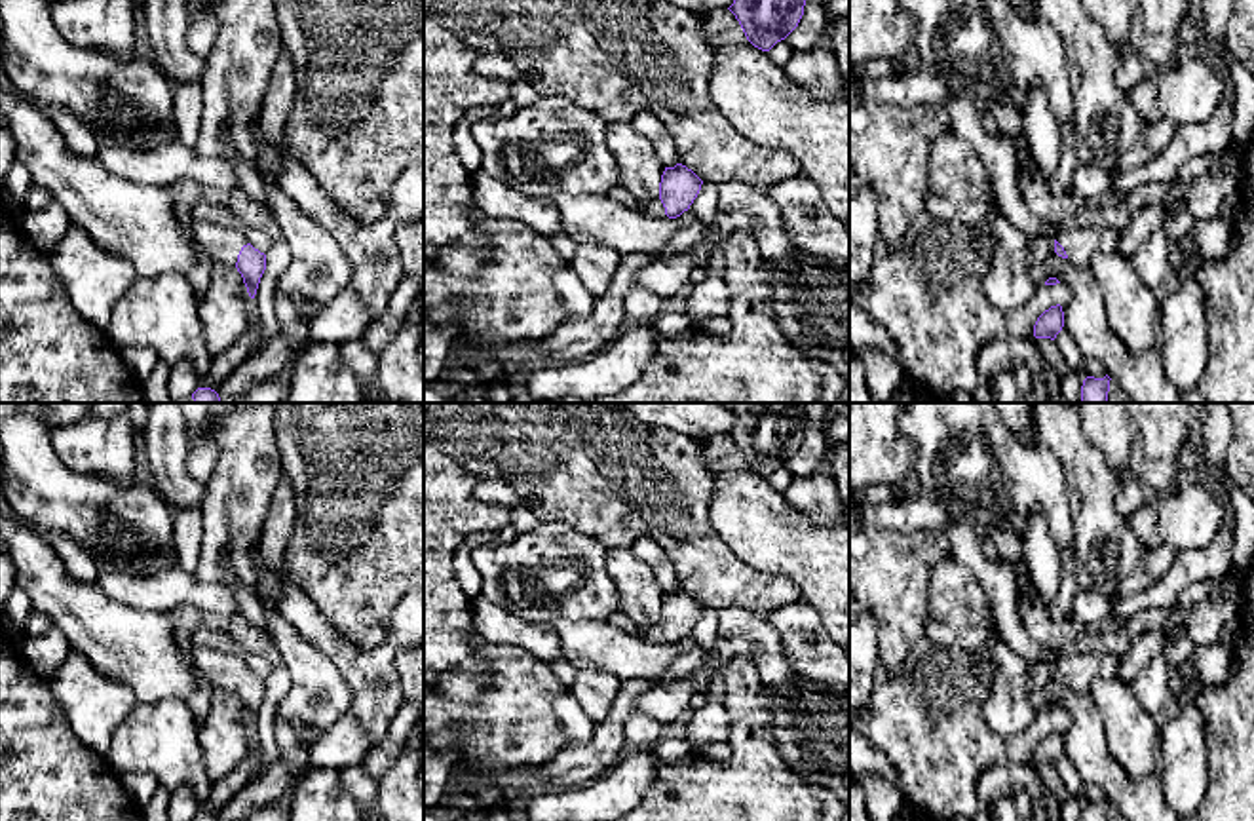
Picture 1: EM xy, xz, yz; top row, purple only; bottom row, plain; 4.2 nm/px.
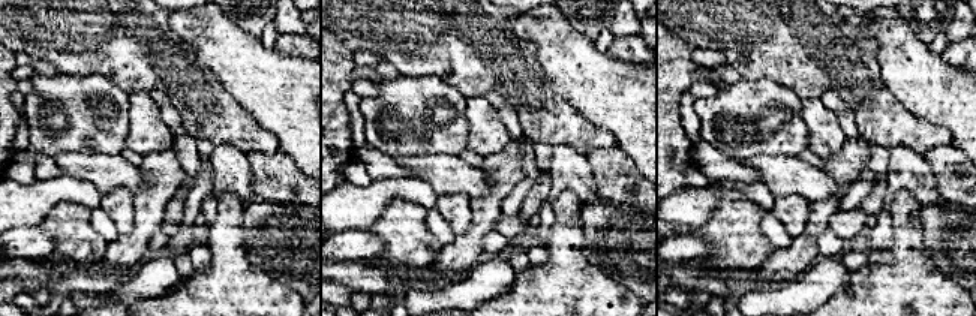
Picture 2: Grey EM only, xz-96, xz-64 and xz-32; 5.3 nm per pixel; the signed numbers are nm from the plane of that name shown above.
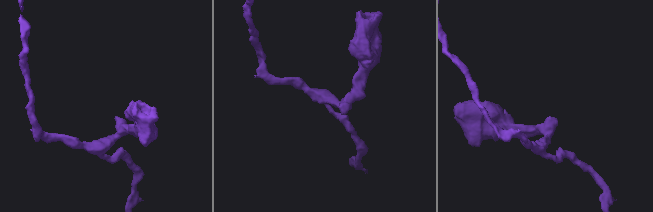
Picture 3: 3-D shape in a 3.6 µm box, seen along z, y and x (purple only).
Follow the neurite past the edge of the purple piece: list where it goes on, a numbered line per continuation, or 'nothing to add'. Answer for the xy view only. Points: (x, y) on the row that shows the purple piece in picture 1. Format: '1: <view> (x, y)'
1: xy (221, 244)

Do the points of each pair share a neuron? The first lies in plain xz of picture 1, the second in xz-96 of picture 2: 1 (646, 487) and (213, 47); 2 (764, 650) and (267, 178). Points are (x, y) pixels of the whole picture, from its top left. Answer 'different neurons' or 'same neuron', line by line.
1: different neurons
2: different neurons

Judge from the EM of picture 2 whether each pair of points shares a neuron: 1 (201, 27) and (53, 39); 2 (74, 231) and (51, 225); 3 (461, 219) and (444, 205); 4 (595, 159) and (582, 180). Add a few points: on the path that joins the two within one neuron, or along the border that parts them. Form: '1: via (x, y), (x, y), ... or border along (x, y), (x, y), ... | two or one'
1: border along (168, 15), (168, 27), (197, 56) | two
2: via (68, 226), (57, 225) | one
3: via (456, 214), (449, 207) | one
4: border along (585, 156), (594, 178), (594, 190), (600, 201) | two

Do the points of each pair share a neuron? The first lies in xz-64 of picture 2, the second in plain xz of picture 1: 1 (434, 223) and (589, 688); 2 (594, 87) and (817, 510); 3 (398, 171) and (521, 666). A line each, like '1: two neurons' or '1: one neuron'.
1: two neurons
2: two neurons
3: two neurons

